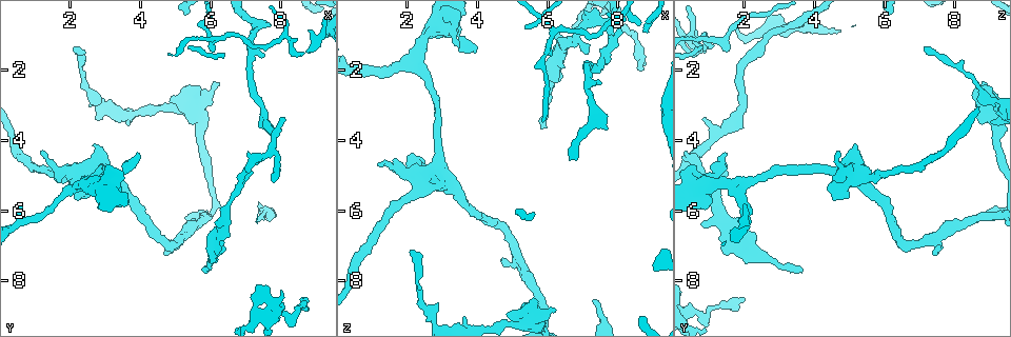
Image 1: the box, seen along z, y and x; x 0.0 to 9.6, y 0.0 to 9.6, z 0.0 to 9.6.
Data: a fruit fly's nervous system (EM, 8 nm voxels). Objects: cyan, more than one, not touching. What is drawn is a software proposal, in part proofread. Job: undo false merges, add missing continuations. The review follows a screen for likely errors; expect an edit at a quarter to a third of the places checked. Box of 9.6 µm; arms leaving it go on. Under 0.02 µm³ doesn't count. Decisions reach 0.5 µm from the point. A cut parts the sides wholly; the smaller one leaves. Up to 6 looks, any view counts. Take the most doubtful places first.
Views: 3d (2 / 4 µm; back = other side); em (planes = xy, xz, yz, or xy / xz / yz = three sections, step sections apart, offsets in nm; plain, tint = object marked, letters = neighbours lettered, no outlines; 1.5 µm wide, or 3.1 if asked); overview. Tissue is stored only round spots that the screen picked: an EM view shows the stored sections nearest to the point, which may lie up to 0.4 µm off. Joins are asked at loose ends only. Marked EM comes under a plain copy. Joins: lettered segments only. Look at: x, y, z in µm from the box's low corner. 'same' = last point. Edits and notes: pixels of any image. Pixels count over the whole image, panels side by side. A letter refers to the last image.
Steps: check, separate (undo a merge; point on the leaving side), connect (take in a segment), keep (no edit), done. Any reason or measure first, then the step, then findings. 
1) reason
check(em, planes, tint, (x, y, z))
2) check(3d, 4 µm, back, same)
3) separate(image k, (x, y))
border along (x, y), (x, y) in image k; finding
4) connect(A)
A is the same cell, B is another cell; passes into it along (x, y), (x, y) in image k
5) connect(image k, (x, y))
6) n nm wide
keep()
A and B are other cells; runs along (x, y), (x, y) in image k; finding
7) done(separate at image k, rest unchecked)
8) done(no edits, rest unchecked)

an open end
check(3d, 4 µm, (8.50, 8.55, 2.00))

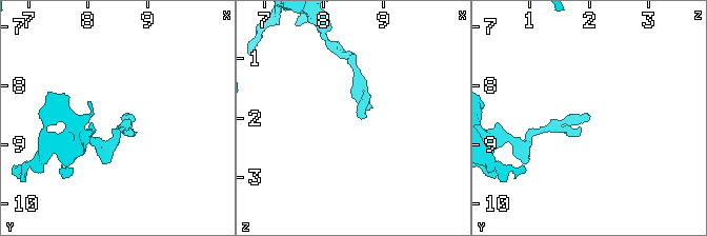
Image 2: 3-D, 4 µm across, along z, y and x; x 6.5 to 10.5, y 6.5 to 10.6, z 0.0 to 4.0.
now the EM
check(em, planes, letters, (8.60, 8.55, 1.95))

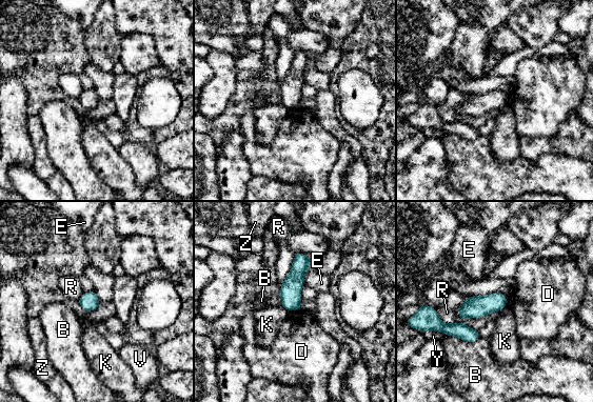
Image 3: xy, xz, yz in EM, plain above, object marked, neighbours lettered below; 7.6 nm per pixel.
140 nm wide
keep()
B, D, E, K, R, V, Y and Z are other cells; border along (507, 301), (499, 312) in image 3; no lettered segment goes on from it

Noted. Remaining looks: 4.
branch stops here
check(em, planes, letters, (1.25, 4.25, 4.70))

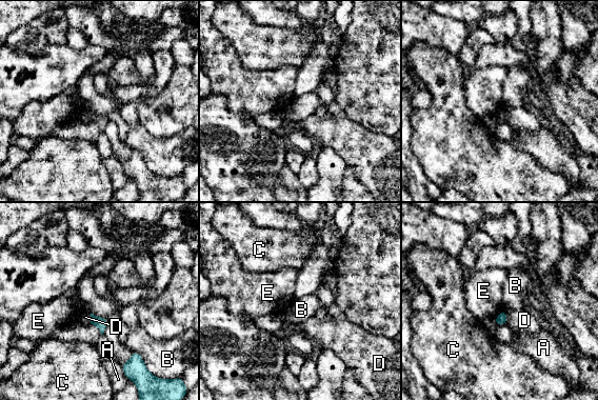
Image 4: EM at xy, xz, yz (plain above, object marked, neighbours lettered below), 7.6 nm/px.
B touches over 130 nm
keep()
A, B, C, D and E are other cells; none of them fits

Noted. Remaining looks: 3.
free end
check(em, planes, tint, (3.95, 4.35, 1.40))

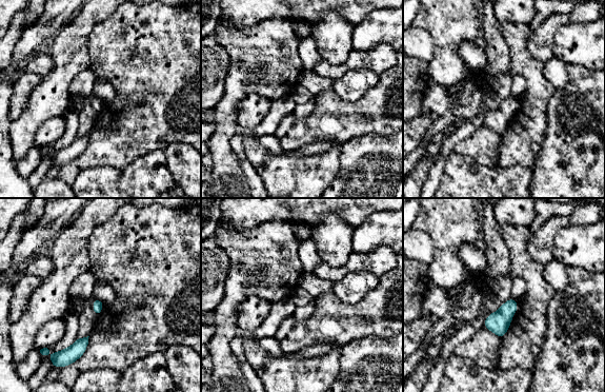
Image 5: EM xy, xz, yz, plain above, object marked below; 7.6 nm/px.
what lies round it
check(em, planes, letters, same)

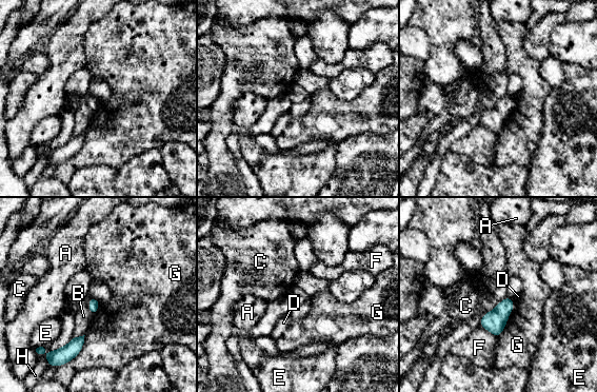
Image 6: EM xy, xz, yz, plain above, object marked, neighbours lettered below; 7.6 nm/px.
keep()
A, B, C, D, E, F, G and H are other cells; border along (84, 334), (72, 338) in image 6; none of them fits

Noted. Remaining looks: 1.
done(no edits, rest unchecked)

